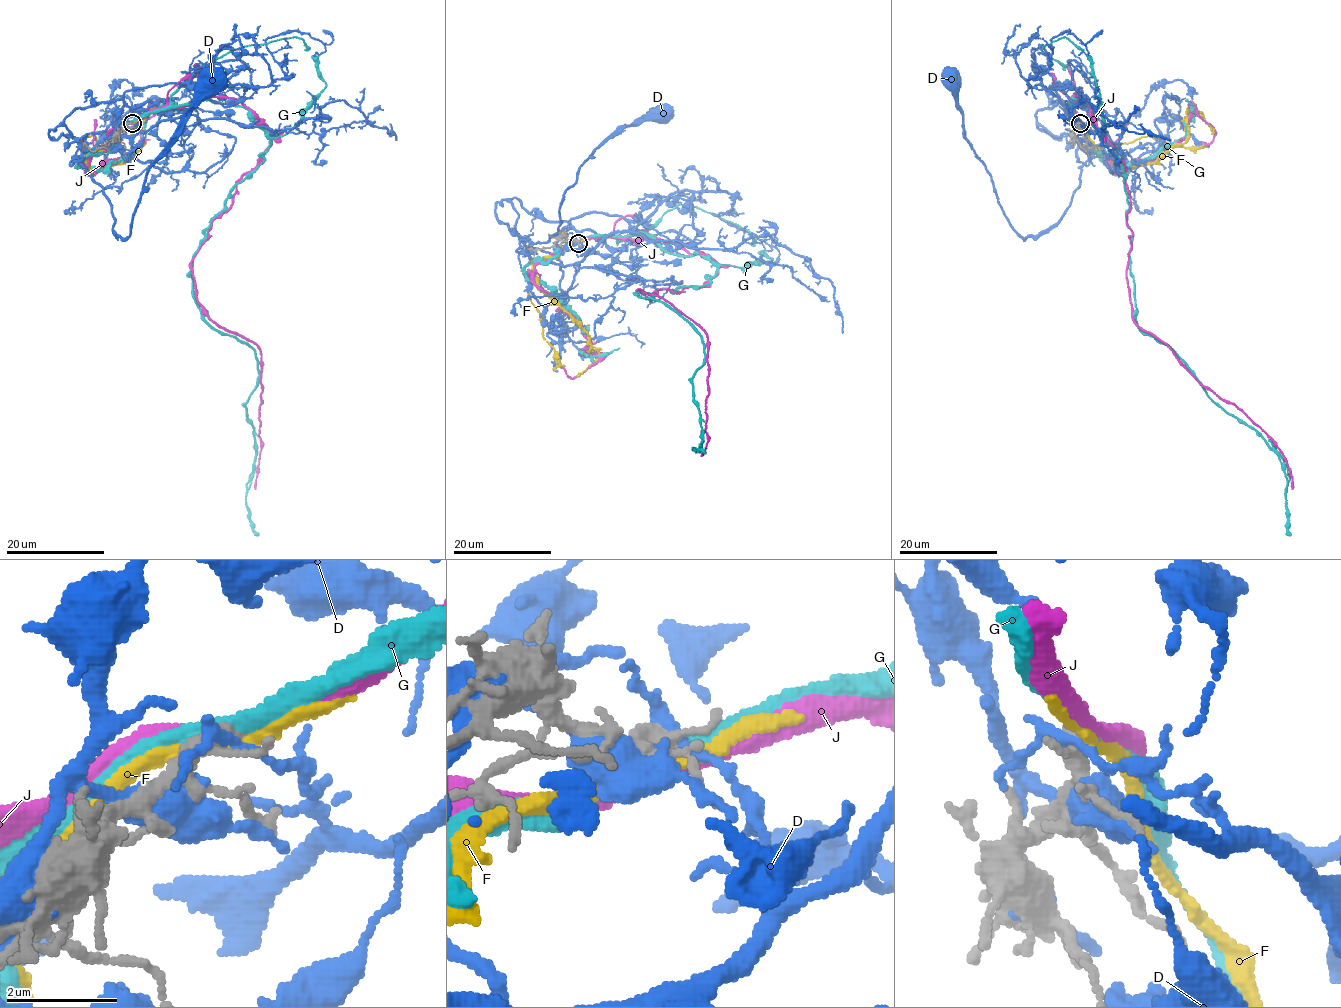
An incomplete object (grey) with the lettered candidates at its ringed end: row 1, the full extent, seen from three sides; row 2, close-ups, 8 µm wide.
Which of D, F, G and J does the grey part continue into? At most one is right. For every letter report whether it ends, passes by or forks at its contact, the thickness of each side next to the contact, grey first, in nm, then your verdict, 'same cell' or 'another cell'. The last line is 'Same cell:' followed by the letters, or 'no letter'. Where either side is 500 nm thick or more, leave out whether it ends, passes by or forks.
D: it forks | 320/160 nm | another cell
F: it passes by | 240/240 nm | another cell
G: it passes by | 260/280 nm | another cell
J: it passes by | 260/240 nm | another cell
Same cell: no letter

